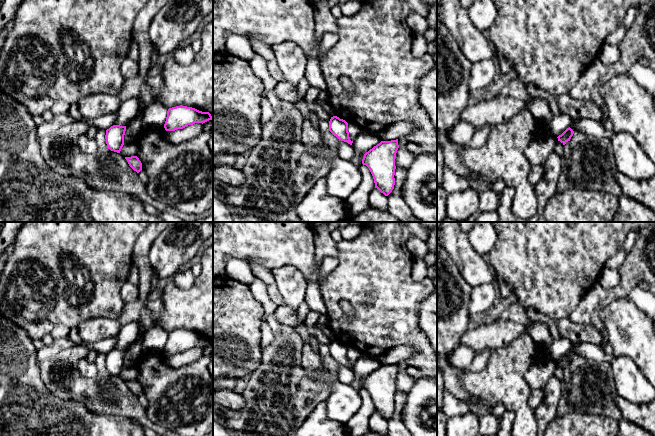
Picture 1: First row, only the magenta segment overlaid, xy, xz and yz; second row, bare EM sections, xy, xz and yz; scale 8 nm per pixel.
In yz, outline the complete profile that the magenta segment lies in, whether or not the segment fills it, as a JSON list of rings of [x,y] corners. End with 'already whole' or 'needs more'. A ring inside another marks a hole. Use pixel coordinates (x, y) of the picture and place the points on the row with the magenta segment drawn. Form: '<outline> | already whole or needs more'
[[[569,127],[567,128],[561,135],[559,135],[558,141],[560,141],[563,145],[565,145],[568,141],[570,141],[573,136],[574,131]]] | already whole

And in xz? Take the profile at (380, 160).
[[[398,139],[381,141],[364,154],[362,164],[366,165],[374,179],[375,188],[388,196],[395,185],[395,158],[399,148]]] | already whole

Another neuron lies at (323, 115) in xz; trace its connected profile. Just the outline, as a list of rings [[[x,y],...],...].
[[[317,99],[313,103],[314,103],[318,118],[322,120],[330,121],[331,116],[322,109],[322,107],[318,104]]]

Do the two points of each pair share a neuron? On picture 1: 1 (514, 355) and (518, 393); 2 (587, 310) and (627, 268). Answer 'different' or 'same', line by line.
1: same
2: same

